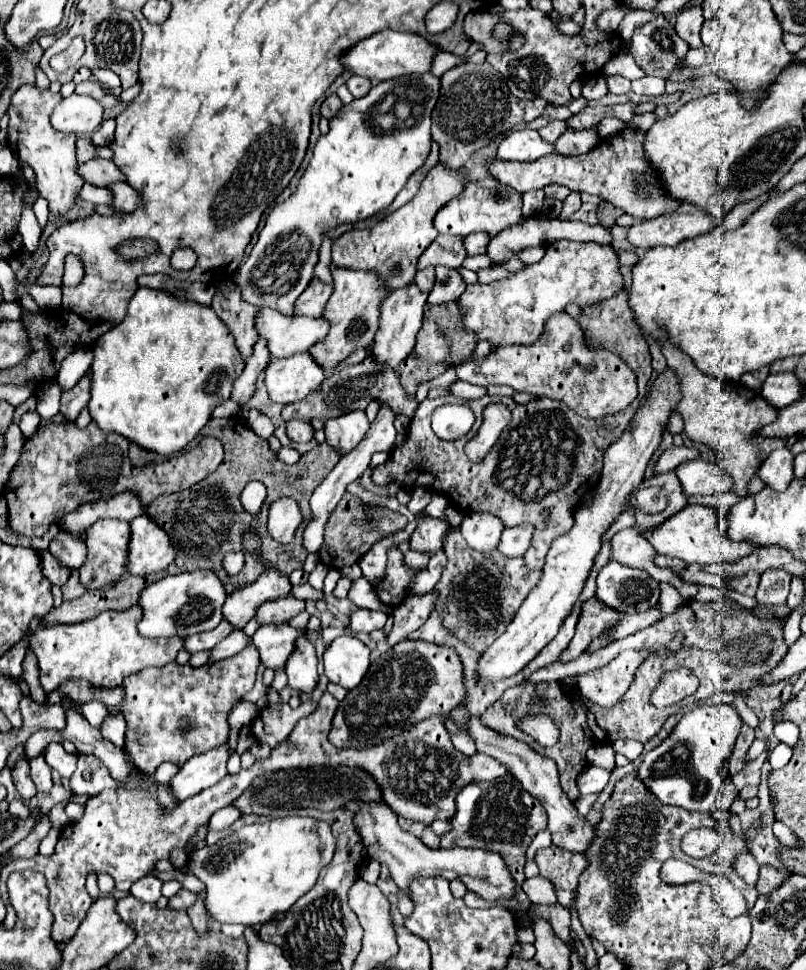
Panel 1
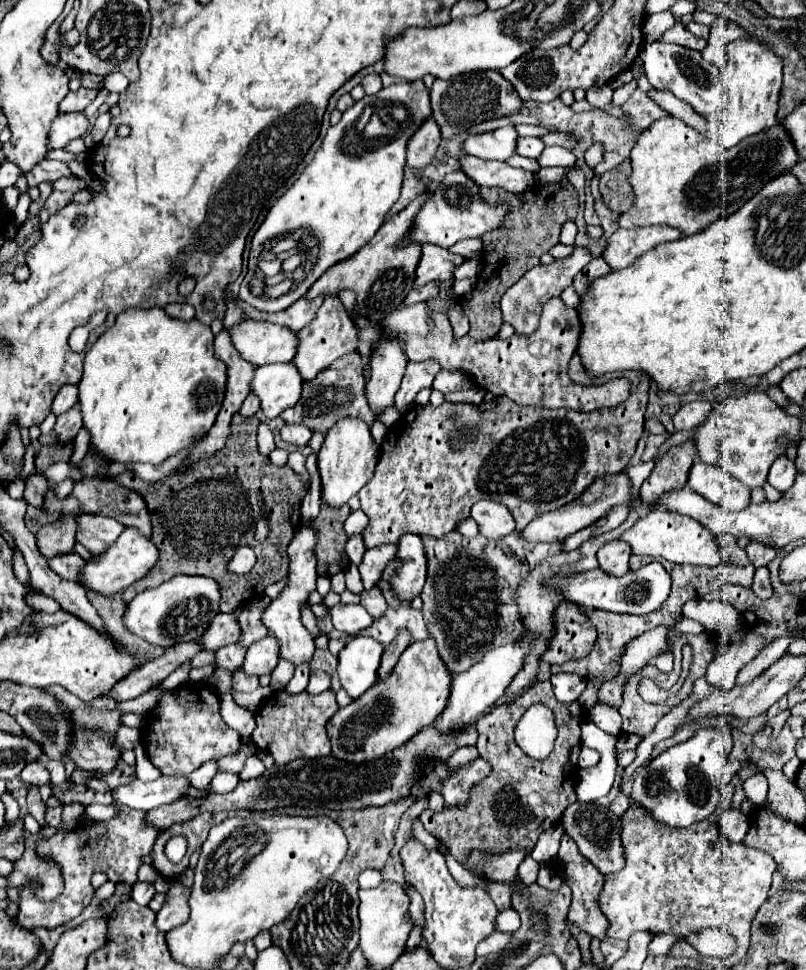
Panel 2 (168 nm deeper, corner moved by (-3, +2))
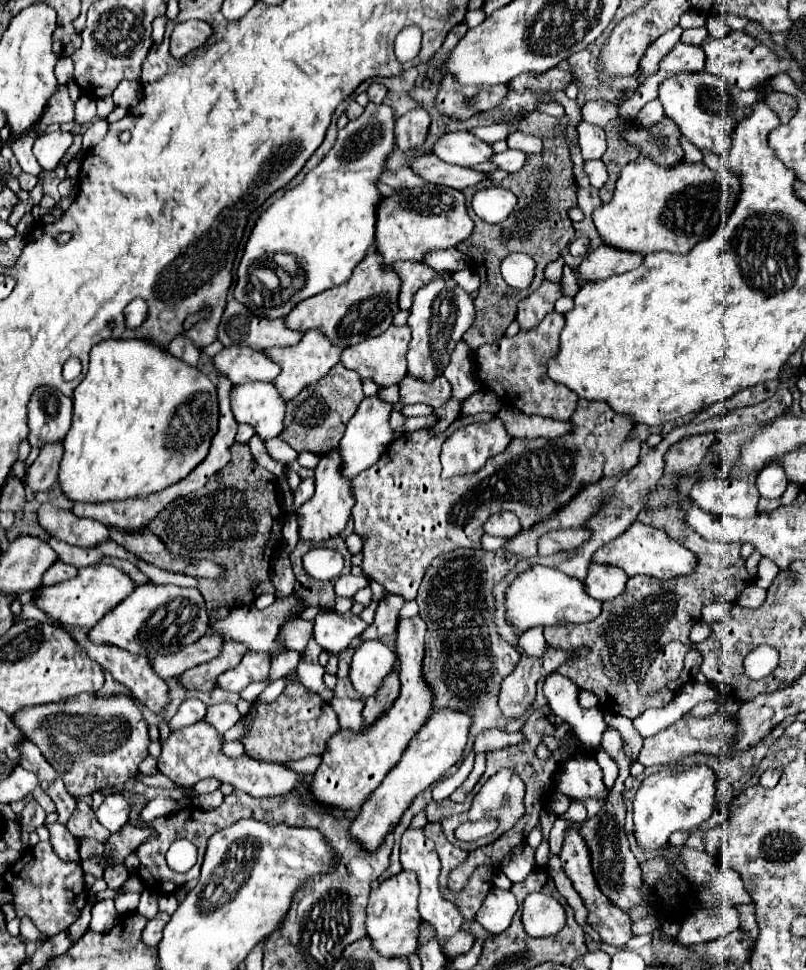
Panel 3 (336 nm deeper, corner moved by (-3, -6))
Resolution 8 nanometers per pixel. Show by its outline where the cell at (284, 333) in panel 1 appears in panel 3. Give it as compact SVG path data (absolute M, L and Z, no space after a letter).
M225 347L211 357L213 369L225 375L233 385L251 381L273 381L277 377L277 363L269 363L261 351L249 347Z

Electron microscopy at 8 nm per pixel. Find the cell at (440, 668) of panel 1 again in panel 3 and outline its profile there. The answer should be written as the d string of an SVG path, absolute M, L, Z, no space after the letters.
M419 615L399 617L395 653L399 657L401 693L397 701L381 719L377 719L373 727L363 729L359 733L341 729L337 735L333 735L329 747L323 753L323 761L313 775L309 793L317 805L331 811L331 815L335 817L339 815L341 819L349 821L357 817L365 799L369 799L369 795L377 789L377 783L381 783L381 779L385 779L385 775L397 765L397 759L401 759L405 747L409 745L409 739L413 739L413 733L417 733L421 723L425 723L425 719L431 715L433 695L421 677L425 631L427 625Z

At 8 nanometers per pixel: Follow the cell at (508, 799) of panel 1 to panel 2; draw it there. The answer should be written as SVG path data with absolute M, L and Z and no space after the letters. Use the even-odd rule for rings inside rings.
M539 681L531 685L511 705L495 707L489 715L475 723L475 729L479 733L477 749L479 755L493 767L491 775L485 783L473 785L467 805L445 807L441 813L433 813L427 809L421 815L423 827L441 843L445 843L445 847L457 861L461 861L461 855L465 855L469 847L485 847L485 851L497 853L527 851L529 855L539 835L555 827L555 823L559 823L561 819L561 811L565 811L569 803L577 801L575 781L581 751L581 723L581 709L573 709L569 703L559 703L551 691L549 681ZM533 703L543 703L549 709L553 709L559 729L555 749L543 761L535 761L529 755L525 755L513 739L513 727L517 725L525 709ZM487 787L491 787L495 793L489 795Z

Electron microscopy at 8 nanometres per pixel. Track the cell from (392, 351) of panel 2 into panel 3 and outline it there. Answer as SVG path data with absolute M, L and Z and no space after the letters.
M377 395L373 397L365 397L357 409L357 413L353 415L353 419L347 425L347 431L337 447L339 455L341 455L341 473L347 479L357 477L361 471L369 469L371 465L375 465L379 461L379 457L383 455L383 451L387 449L389 441L391 441L391 427L389 427L389 413L391 413L391 405L381 401Z

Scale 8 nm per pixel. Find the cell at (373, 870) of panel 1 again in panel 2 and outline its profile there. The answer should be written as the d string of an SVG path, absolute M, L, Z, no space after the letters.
M371 868L363 871L358 877L358 884L362 889L377 887L381 882L382 876L380 871Z

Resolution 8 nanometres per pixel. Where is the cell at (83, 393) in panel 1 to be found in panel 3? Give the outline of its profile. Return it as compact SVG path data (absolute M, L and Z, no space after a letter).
M55 443L53 447L43 447L35 463L27 471L27 485L31 491L47 491L57 481L57 467L61 461L61 443Z

